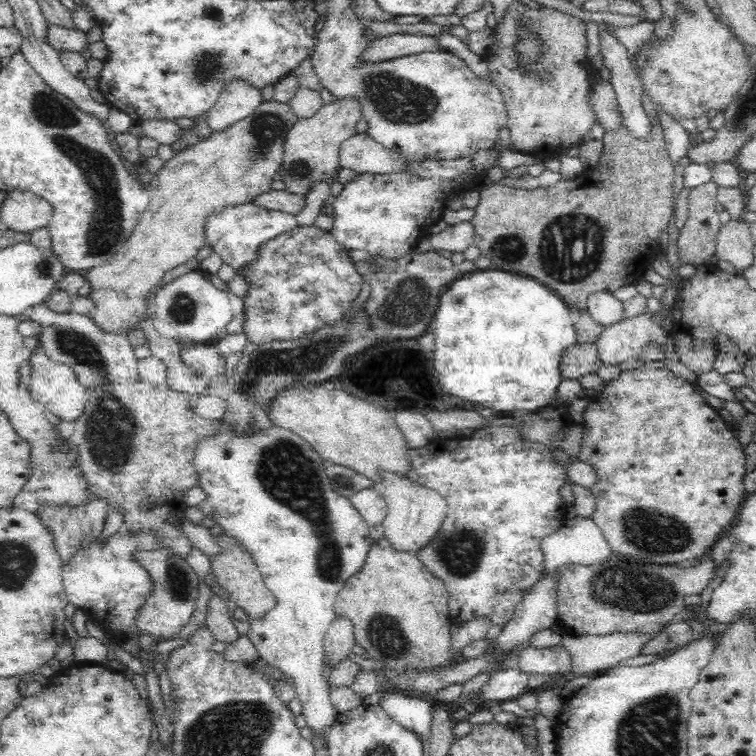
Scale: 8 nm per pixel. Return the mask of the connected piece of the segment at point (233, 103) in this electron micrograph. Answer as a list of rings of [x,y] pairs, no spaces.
[[[231,79],[205,117],[212,132],[218,132],[252,114],[260,103],[262,92],[258,87],[245,79]]]

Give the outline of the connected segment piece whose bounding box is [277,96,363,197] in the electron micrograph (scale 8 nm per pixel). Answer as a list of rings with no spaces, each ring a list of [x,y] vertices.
[[[354,96],[335,99],[324,104],[315,115],[299,118],[288,131],[284,141],[283,162],[277,178],[285,184],[288,193],[307,196],[310,187],[315,182],[332,184],[336,180],[340,164],[340,145],[356,134],[356,124],[362,118],[362,105]]]

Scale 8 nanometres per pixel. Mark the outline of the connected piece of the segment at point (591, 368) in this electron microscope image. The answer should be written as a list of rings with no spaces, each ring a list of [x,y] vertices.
[[[576,342],[564,349],[560,371],[563,379],[580,379],[586,374],[596,373],[602,364],[596,343]]]

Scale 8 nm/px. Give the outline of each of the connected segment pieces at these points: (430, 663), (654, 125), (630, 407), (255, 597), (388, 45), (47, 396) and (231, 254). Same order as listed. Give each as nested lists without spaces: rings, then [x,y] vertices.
[[[384,537],[372,543],[364,566],[348,578],[344,588],[336,595],[335,614],[352,621],[357,649],[375,662],[382,662],[387,674],[395,675],[408,669],[425,671],[447,667],[458,661],[456,652],[451,648],[448,601],[448,589],[444,582],[436,578],[415,554],[396,550]]]
[[[650,118],[650,138],[636,138],[629,133],[629,130],[622,124],[616,130],[604,130],[602,138],[602,155],[600,161],[593,168],[587,168],[580,173],[574,180],[561,180],[558,184],[544,188],[537,189],[522,189],[513,188],[507,185],[490,185],[481,190],[478,205],[474,207],[474,216],[470,221],[474,225],[473,244],[480,249],[480,256],[485,256],[491,260],[491,264],[500,270],[512,270],[516,274],[530,274],[532,278],[536,278],[538,282],[542,282],[544,287],[548,286],[550,290],[556,292],[565,303],[567,303],[574,312],[579,310],[586,310],[587,300],[589,294],[604,291],[612,293],[622,286],[632,283],[636,284],[641,278],[642,270],[646,264],[650,263],[653,257],[659,251],[659,234],[667,230],[669,220],[674,213],[674,198],[672,197],[672,184],[674,164],[670,159],[667,148],[665,147],[664,133],[662,125],[658,120]]]
[[[646,365],[638,370],[621,372],[617,380],[610,380],[606,388],[590,396],[590,404],[583,410],[584,432],[582,432],[581,449],[577,460],[589,464],[597,474],[596,482],[589,487],[596,501],[596,508],[591,514],[591,519],[604,533],[605,540],[614,553],[630,557],[634,561],[642,561],[650,565],[674,565],[682,560],[699,558],[708,554],[712,544],[716,544],[723,533],[731,527],[738,517],[740,506],[746,501],[746,488],[744,477],[746,474],[746,455],[740,448],[740,442],[730,430],[721,416],[716,414],[716,409],[708,405],[700,394],[693,388],[693,384],[685,379],[674,376],[662,365]]]
[[[226,534],[218,535],[213,540],[218,546],[218,552],[209,562],[215,576],[215,583],[230,594],[229,603],[233,607],[243,608],[251,619],[260,618],[261,615],[272,610],[276,604],[275,596],[265,585],[259,567],[248,550]]]
[[[397,33],[370,39],[370,44],[364,49],[359,60],[362,63],[384,62],[421,51],[438,51],[440,48],[437,36]]]
[[[37,347],[28,360],[32,365],[32,376],[30,376],[30,386],[28,387],[32,399],[36,400],[45,411],[55,415],[58,420],[76,422],[85,409],[88,398],[87,390],[79,384],[75,371],[70,366],[48,359],[42,347]]]
[[[247,202],[229,204],[214,210],[205,219],[202,232],[205,234],[206,243],[220,255],[224,264],[232,266],[236,274],[240,274],[244,269],[250,268],[251,262],[259,257],[264,244],[278,237],[279,234],[295,229],[296,226],[297,218],[293,214],[270,210],[256,202]]]

